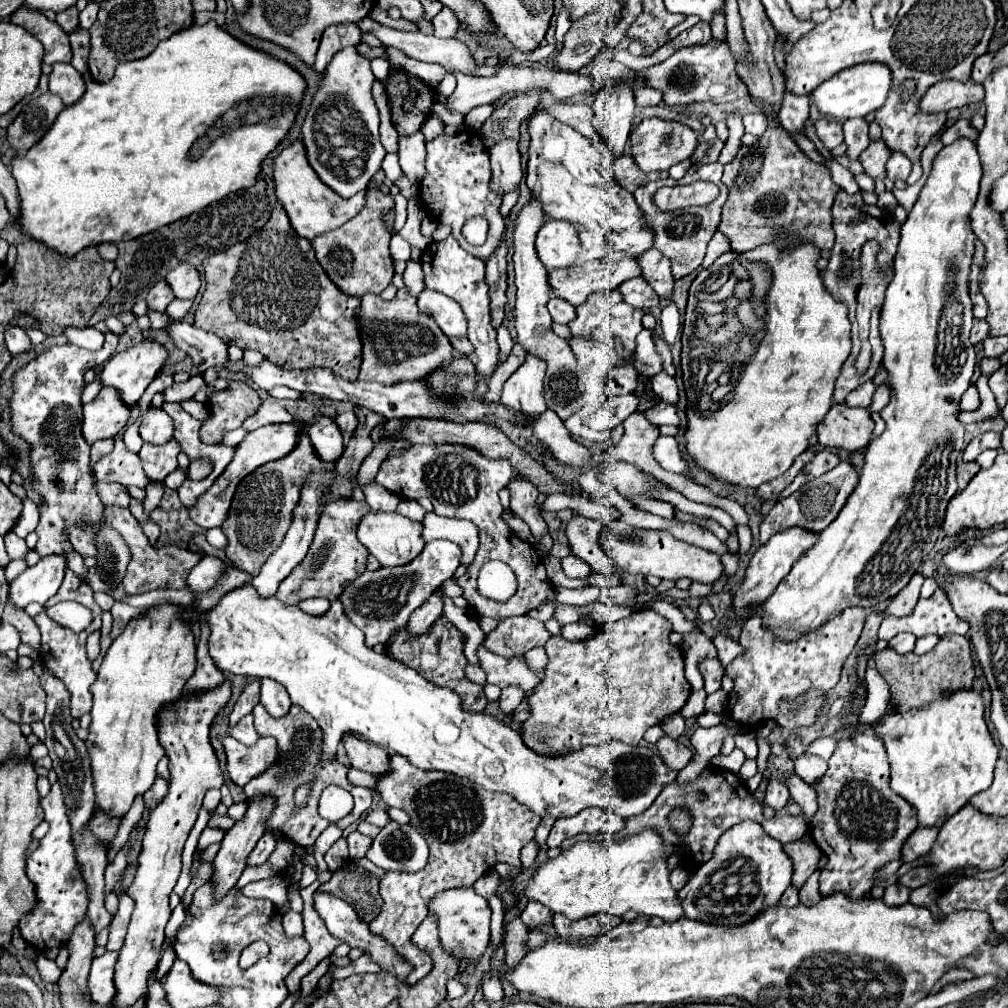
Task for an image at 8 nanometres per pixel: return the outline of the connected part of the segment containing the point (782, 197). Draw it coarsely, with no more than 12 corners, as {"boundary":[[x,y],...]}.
{"boundary":[[781,125],[725,165],[719,231],[833,247],[841,189]]}

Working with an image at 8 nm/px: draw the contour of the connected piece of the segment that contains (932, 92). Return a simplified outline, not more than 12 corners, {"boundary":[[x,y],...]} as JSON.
{"boundary":[[945,79],[927,89],[921,111],[983,101],[983,85]]}

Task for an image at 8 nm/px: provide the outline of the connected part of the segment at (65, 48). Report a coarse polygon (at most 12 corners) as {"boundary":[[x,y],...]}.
{"boundary":[[19,7],[11,23],[45,47],[43,63],[71,61],[69,37],[39,11]]}

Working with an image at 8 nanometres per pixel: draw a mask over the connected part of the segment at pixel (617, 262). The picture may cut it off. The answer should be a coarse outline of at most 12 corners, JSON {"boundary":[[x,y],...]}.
{"boundary":[[631,255],[549,271],[557,297],[577,307],[641,275]]}

